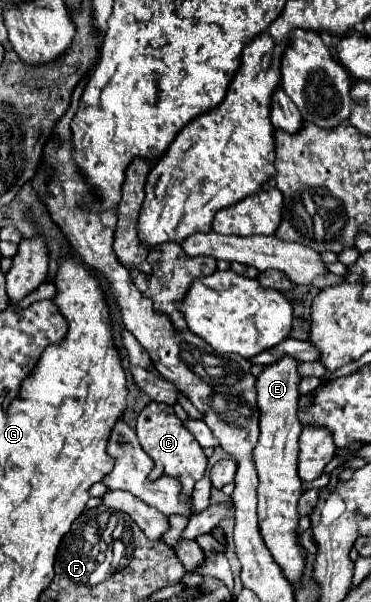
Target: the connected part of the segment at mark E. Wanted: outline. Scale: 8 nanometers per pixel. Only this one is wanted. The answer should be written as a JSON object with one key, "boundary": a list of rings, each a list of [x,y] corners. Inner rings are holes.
{"boundary":[[[284,355],[280,361],[270,363],[264,367],[264,371],[256,377],[256,403],[260,409],[260,437],[258,445],[254,447],[254,463],[258,469],[258,525],[260,525],[260,535],[272,553],[272,557],[278,561],[282,567],[284,575],[296,583],[302,577],[304,569],[304,549],[296,543],[296,525],[298,525],[298,497],[302,495],[302,481],[298,477],[298,437],[302,433],[302,423],[298,419],[298,385],[300,385],[300,373],[298,373],[298,361],[290,355]]]}

